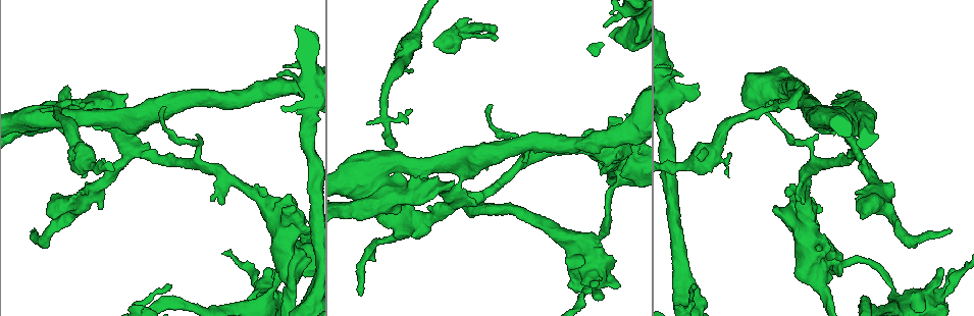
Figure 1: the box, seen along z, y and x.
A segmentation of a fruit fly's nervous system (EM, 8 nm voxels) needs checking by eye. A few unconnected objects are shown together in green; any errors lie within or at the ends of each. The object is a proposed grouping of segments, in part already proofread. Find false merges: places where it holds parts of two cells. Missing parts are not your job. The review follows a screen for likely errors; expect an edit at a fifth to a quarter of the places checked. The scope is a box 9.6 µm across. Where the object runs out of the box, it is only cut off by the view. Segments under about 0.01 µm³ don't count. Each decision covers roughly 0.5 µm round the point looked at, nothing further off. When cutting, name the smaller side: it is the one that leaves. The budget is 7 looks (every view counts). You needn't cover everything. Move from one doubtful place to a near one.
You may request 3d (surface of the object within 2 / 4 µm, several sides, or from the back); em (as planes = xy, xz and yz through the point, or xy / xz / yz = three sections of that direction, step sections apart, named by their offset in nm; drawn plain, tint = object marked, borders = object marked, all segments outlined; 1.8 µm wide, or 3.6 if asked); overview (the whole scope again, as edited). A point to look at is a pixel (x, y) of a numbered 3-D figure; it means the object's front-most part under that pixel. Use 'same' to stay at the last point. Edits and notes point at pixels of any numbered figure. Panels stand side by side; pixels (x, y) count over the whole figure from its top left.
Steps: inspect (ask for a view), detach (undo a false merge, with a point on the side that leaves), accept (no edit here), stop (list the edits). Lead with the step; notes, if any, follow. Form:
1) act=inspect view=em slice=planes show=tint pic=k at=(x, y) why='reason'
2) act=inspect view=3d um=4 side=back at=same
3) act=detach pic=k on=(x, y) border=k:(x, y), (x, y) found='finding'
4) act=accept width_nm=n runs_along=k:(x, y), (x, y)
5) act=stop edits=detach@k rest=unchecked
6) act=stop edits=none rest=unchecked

act=inspect view=em slice=xy step=16 show=tint pic=1 at=(617, 176)

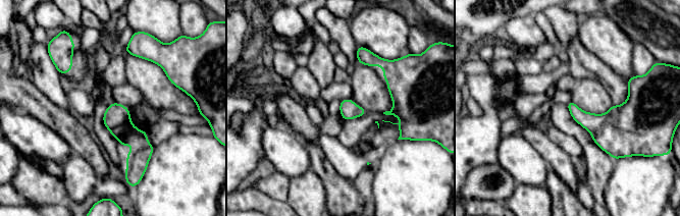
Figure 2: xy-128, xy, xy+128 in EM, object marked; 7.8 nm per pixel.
act=inspect view=em slice=planes show=borders at=same why='another direction'

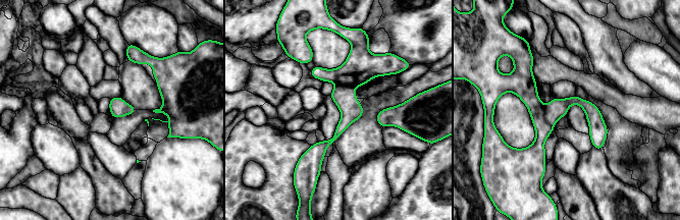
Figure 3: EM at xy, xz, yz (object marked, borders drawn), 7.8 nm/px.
act=detach pic=3 on=(557, 108) width_nm=150 found='a second cell is stuck on'

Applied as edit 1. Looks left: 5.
act=inspect view=3d um=2 pic=1 at=(270, 209)

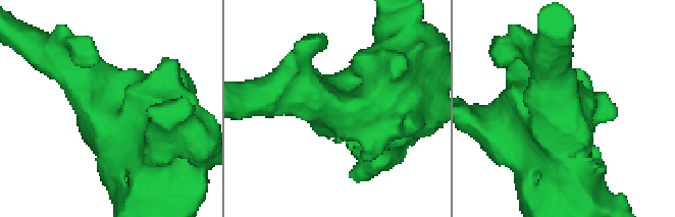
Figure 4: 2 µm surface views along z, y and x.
act=inspect view=em slice=yz step=8 show=tint pic=4 at=(329, 101) why='need the tissue'

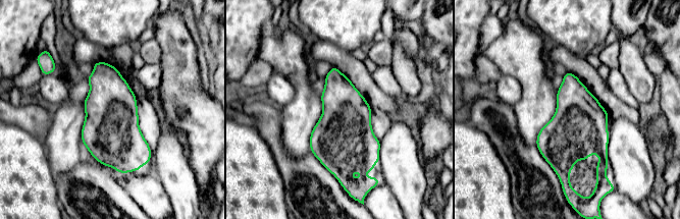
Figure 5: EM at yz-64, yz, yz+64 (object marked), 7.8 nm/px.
act=inspect view=em slice=planes show=tint at=same

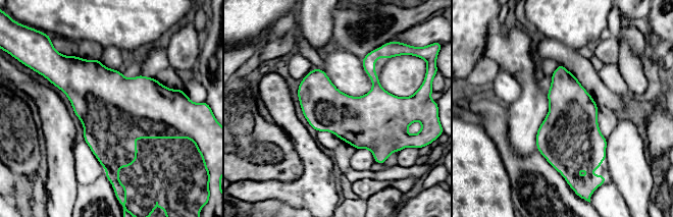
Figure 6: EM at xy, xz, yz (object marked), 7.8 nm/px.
act=accept width_nm=360 found='one cell here'

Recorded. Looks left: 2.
act=inspect view=em slice=planes show=tint pic=1 at=(773, 108) why='sharp bend'

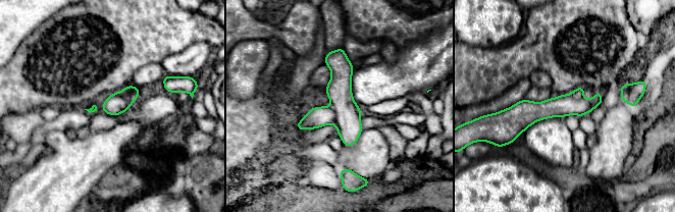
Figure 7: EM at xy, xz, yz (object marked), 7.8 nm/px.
act=detach pic=7 on=(317, 117) border=7:(330, 107), (334, 112), (335, 123) found='a second cell is stuck on'

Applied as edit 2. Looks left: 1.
act=stop edits=detach@3,detach@7 rest=unchecked

